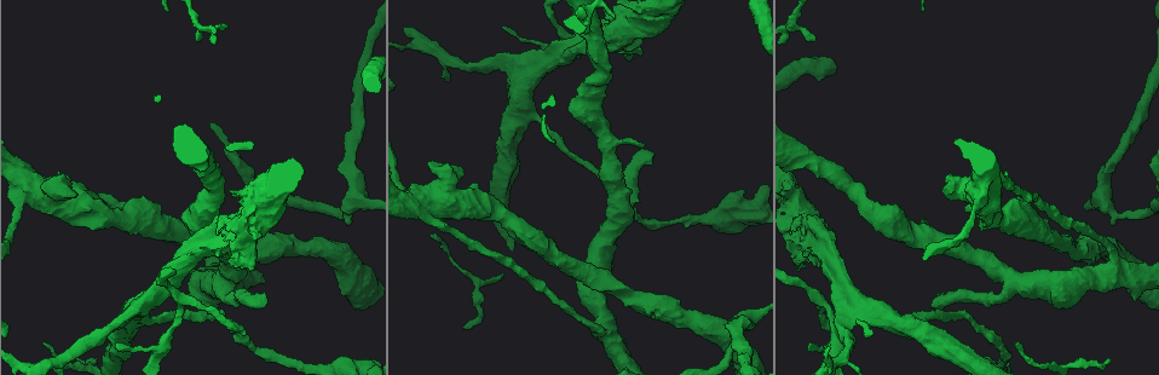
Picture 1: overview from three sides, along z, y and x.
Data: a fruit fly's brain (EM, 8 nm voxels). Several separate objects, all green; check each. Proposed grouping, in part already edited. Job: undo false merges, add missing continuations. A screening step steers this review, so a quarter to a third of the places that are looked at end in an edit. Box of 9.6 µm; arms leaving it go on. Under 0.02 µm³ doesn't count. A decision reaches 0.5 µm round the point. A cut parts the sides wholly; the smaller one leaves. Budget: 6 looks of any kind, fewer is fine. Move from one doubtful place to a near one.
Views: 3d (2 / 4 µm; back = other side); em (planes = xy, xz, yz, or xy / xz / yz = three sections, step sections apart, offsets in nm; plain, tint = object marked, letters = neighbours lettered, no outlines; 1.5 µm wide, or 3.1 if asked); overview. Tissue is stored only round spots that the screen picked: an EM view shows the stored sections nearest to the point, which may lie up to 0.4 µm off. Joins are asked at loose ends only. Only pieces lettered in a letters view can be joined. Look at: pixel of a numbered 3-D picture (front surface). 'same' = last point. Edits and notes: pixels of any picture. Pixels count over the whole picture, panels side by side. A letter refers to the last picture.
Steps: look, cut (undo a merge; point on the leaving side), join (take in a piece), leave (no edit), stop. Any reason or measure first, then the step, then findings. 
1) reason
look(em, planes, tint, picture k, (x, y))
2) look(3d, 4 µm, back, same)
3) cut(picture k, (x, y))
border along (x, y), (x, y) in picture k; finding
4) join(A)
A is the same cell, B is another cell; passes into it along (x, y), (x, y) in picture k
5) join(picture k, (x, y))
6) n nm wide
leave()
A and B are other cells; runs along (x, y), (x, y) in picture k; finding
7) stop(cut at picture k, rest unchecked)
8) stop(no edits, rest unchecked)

free end
look(3d, 4 µm, picture 1, (630, 56))

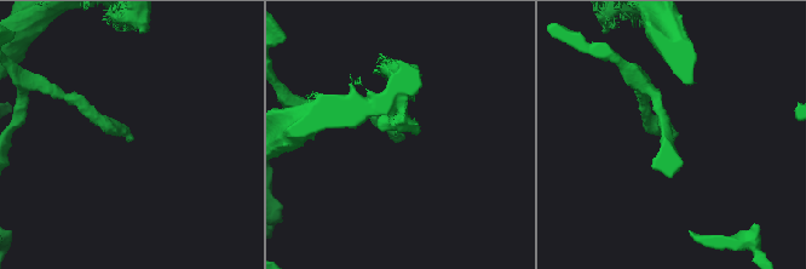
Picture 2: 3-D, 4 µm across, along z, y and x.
now the EM
look(em, yz, step 4, letters, picture 2, (129, 138))

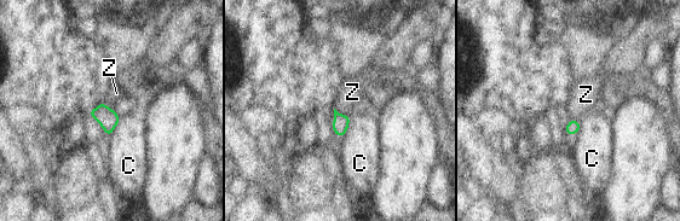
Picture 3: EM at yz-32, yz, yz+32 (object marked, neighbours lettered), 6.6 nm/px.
leave()
C and Z are other cells; none of them fits

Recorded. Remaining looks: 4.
free end
look(3d, 2 µm, picture 1, (116, 348))

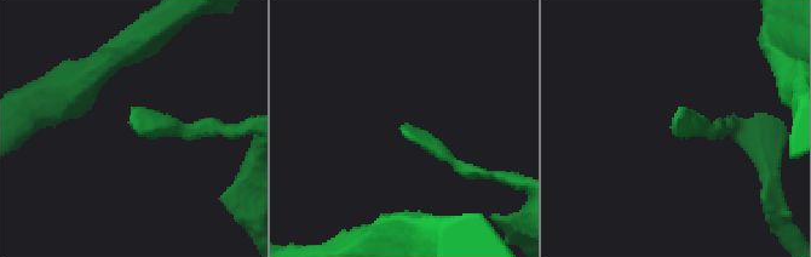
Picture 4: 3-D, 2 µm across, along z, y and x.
look(em, yz, step 4, tint, picture 4, (131, 117))

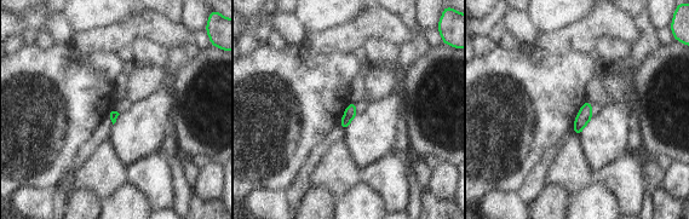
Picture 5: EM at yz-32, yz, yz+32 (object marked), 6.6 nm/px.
another direction
look(em, planes, letters, same)

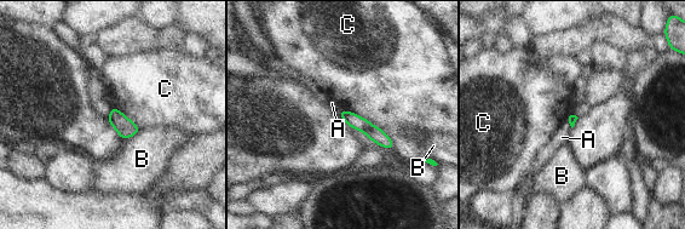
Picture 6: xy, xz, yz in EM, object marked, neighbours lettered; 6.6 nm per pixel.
C touches over 440 nm
leave()
A, B and C are other cells; border along (341, 109), (378, 126), (392, 149) in picture 6; none of them fits

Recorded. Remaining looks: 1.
free end
look(em, xz, step 8, letters, picture 1, (267, 303))

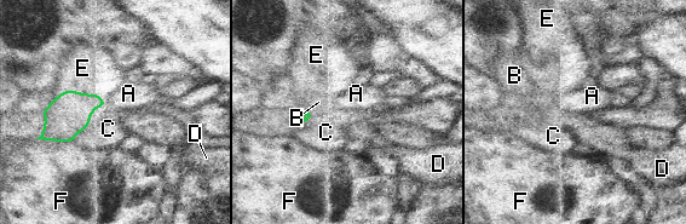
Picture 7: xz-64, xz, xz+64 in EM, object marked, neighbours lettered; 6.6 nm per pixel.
C touches over 320 nm
join(E)
E is the same cell, A, B, C, D and F are other cells; the neuron continues

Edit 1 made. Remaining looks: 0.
stop(join at picture 7, rest unchecked)

